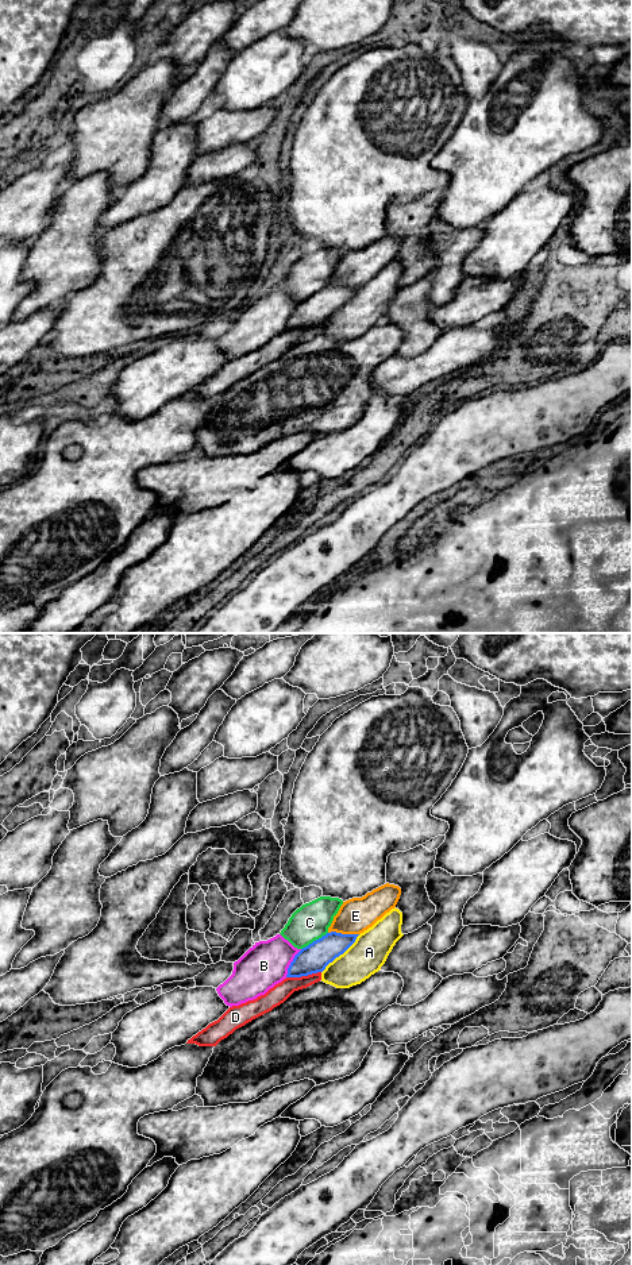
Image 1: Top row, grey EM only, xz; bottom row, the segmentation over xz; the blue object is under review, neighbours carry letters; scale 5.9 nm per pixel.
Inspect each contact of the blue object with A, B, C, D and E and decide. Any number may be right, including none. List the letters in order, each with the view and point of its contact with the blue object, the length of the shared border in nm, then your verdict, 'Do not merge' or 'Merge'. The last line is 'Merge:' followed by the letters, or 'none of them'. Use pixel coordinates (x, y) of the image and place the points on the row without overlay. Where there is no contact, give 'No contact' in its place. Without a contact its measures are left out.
A: Touches blue at xz (340, 305). Shared border 320 nm. Do not merge
B: Touches blue at xz (291, 315). Shared border 190 nm. Do not merge
C: Touches blue at xz (313, 293). Shared border 190 nm. Do not merge
D: Touches blue at xz (303, 327). Shared border 220 nm. Do not merge
E: Touches blue at xz (343, 286). Shared border 180 nm. Do not merge
Merge: none of them

